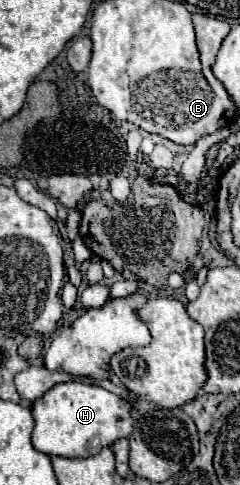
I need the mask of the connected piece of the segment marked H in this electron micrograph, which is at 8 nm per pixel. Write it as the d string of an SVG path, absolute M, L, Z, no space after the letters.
M64 382L56 384L44 394L44 398L34 400L32 418L32 446L48 456L64 458L88 458L98 454L102 448L110 446L114 440L128 438L132 432L130 404L126 400L106 392L104 388L94 388L92 384Z

